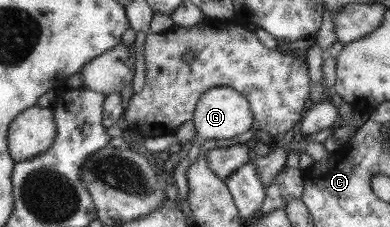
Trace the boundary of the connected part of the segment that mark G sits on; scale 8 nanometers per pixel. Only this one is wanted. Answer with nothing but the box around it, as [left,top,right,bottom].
[191,87,252,144]

